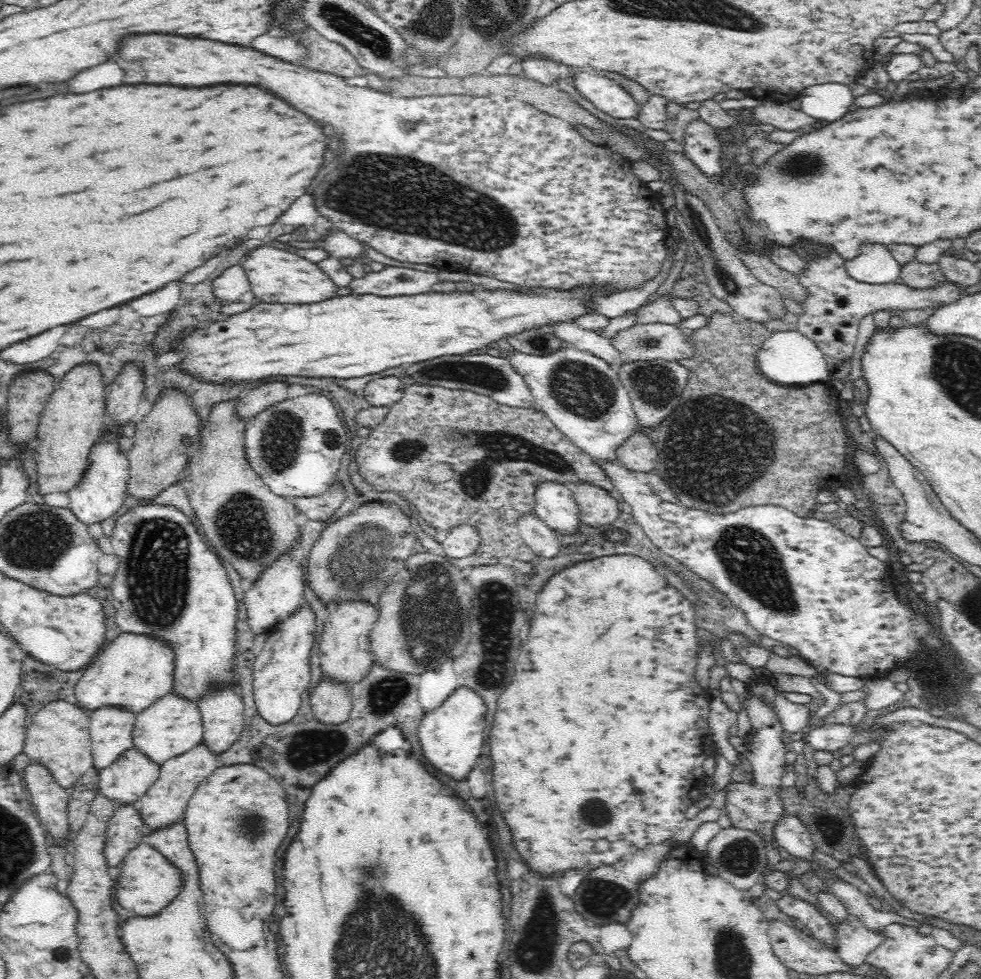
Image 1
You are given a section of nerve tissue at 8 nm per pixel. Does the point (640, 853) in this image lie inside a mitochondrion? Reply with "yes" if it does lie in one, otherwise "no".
no

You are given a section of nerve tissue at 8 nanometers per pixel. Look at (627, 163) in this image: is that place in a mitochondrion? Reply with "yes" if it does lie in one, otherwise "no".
no

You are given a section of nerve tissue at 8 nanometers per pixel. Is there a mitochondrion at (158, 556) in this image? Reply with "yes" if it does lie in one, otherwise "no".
yes

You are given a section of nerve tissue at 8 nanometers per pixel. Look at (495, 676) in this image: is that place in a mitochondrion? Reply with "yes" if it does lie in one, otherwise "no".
yes

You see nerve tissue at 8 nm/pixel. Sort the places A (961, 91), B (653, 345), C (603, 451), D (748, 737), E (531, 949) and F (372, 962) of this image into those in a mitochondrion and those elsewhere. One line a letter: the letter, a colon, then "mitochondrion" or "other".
A: other
B: mitochondrion
C: other
D: other
E: mitochondrion
F: mitochondrion

